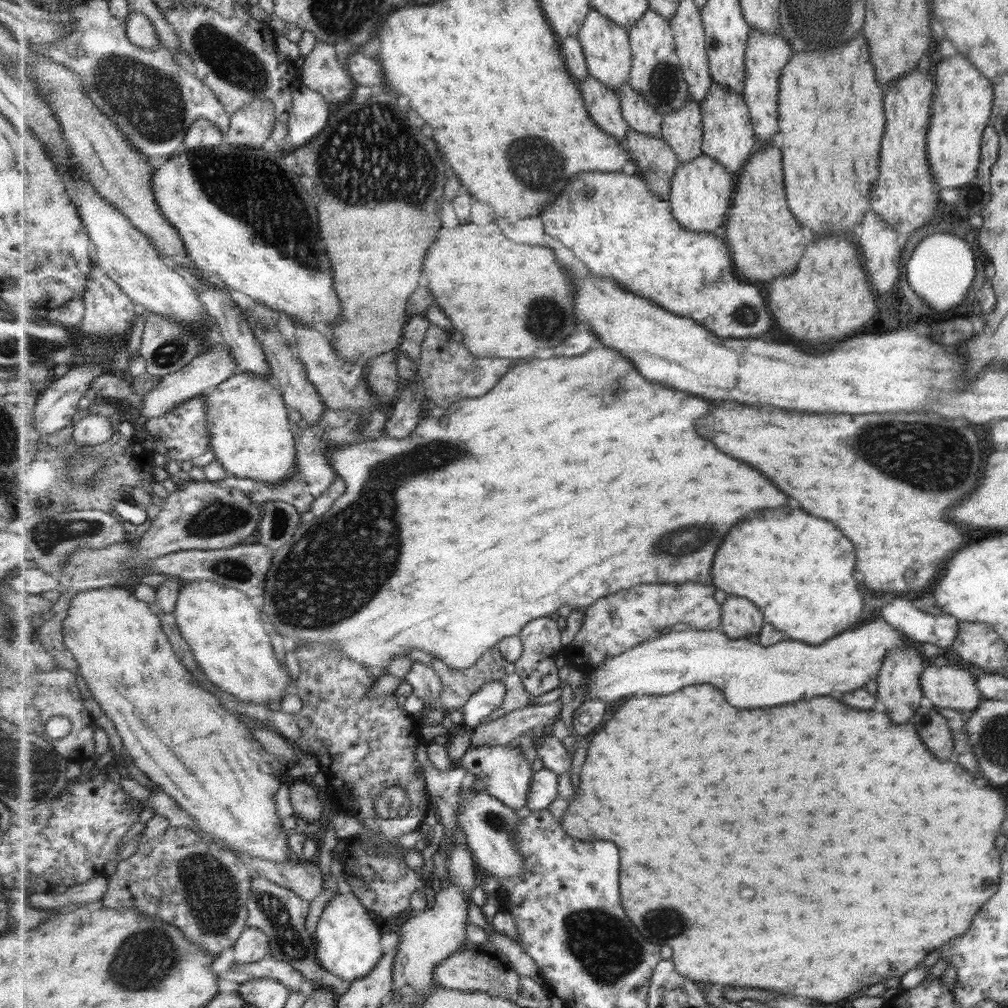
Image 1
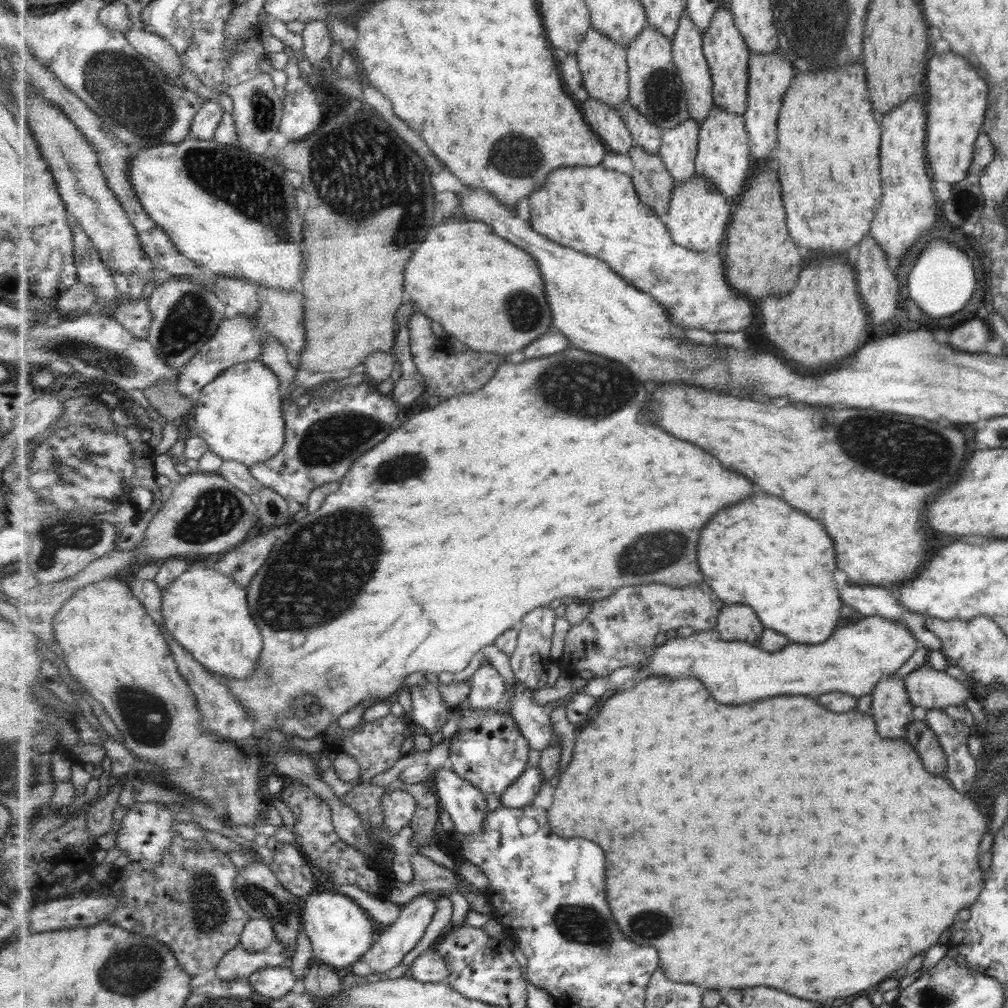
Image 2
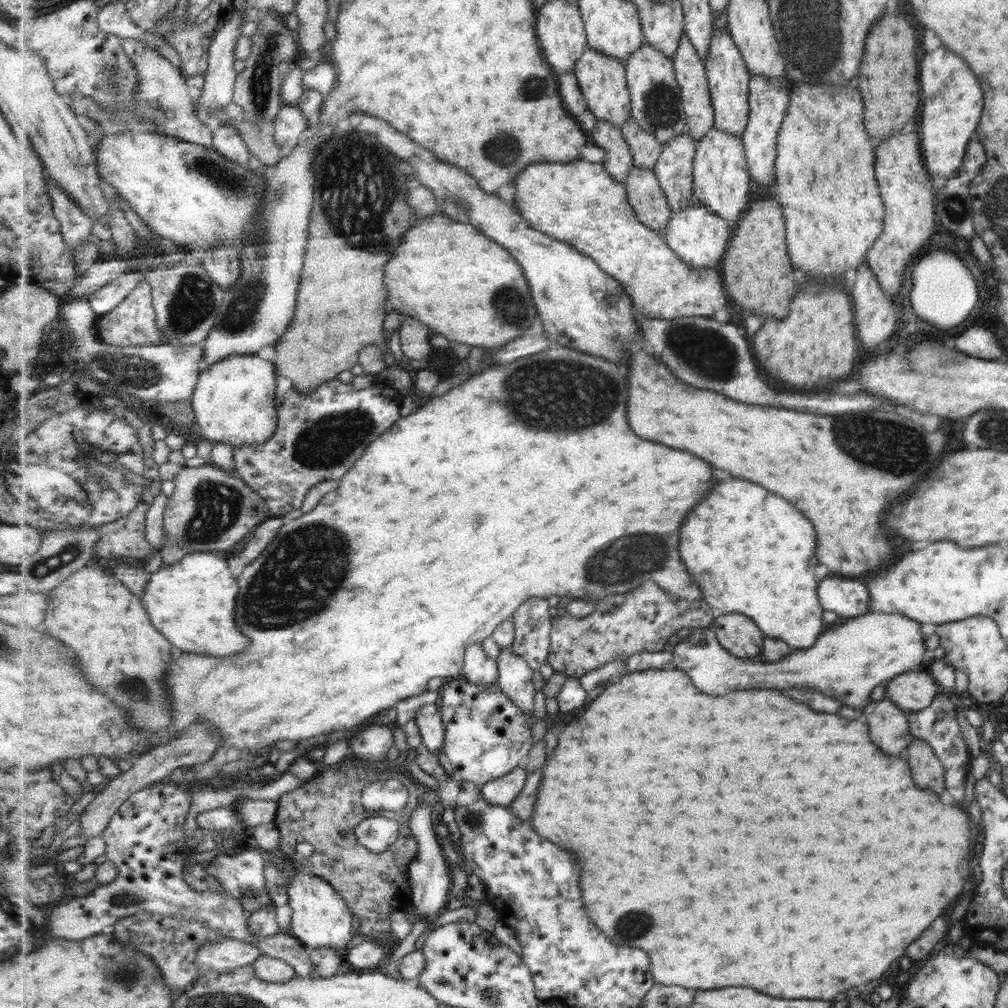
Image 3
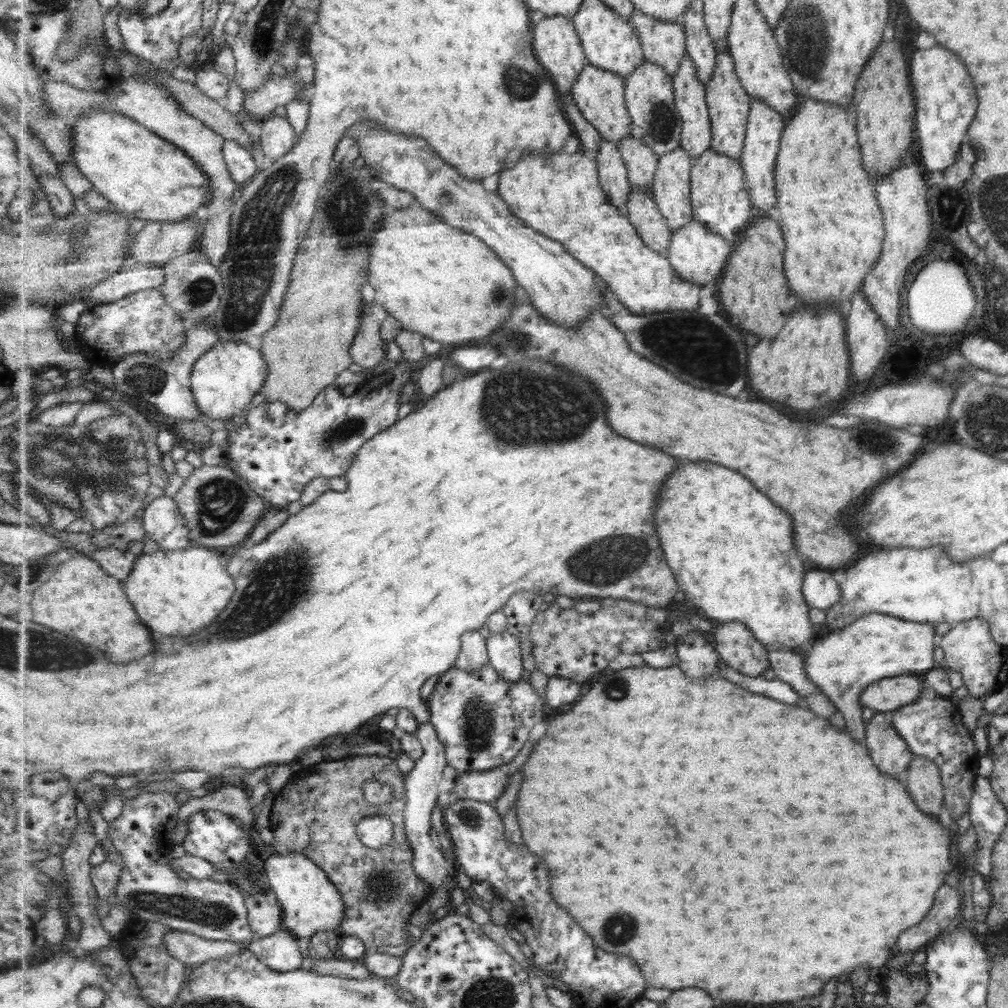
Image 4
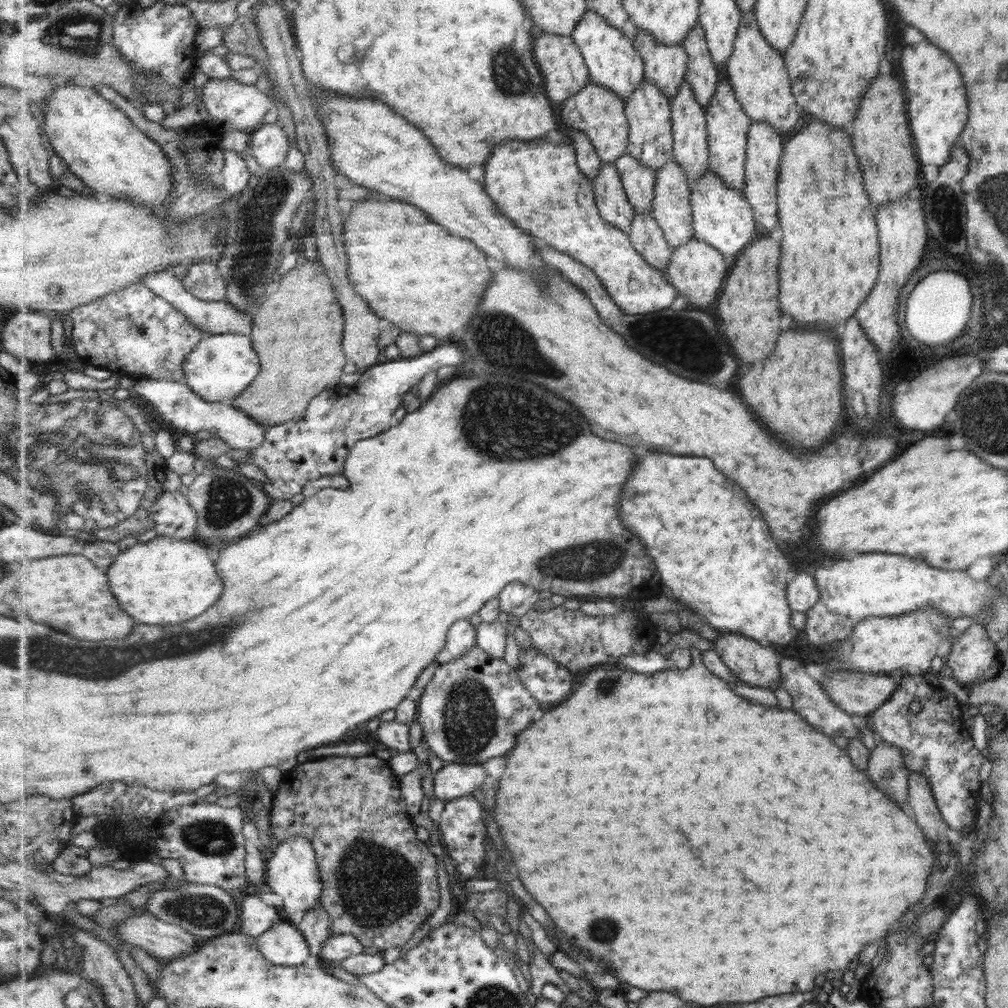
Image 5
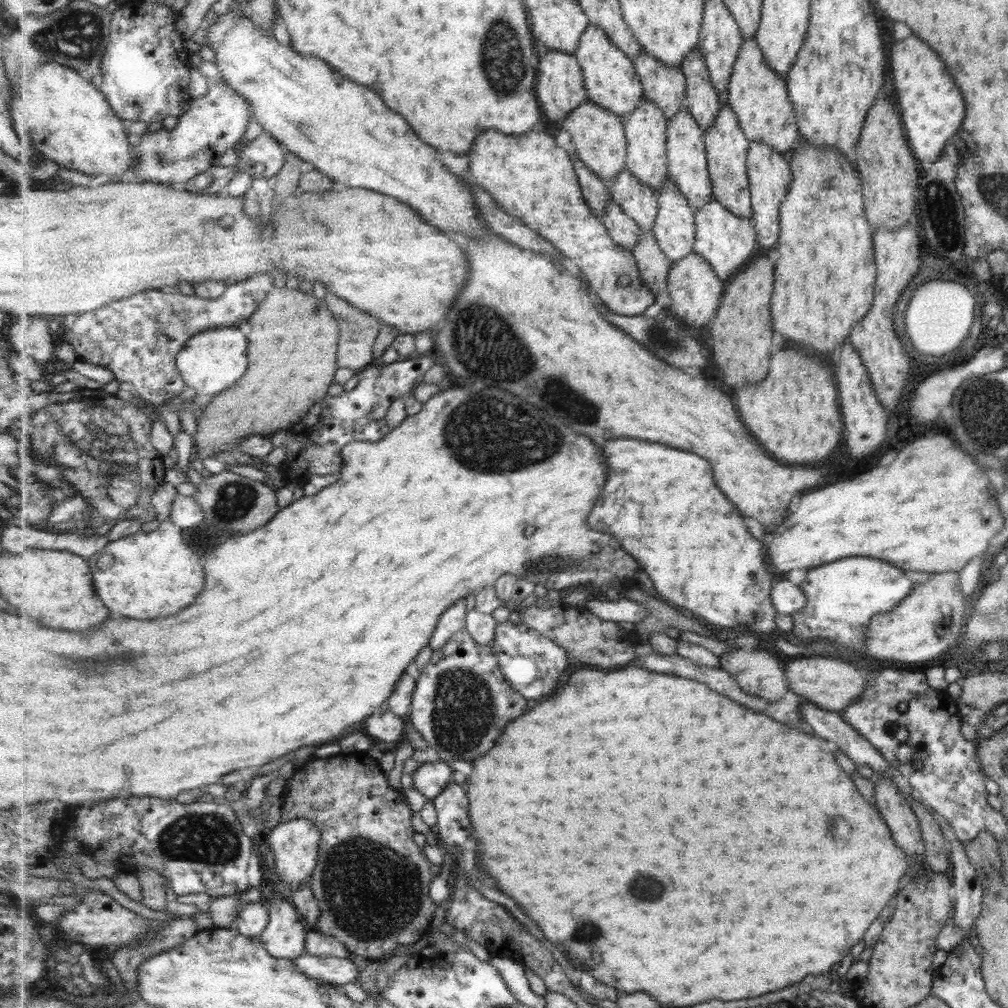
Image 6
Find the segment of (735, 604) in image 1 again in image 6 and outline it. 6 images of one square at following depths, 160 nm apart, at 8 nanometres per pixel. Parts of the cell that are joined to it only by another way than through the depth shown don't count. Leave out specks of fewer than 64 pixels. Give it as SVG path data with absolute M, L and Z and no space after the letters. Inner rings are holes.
M733 648L720 656L721 668L729 672L741 688L761 699L777 702L790 691L785 680L785 667L779 666L779 658L771 652L757 649L747 652Z

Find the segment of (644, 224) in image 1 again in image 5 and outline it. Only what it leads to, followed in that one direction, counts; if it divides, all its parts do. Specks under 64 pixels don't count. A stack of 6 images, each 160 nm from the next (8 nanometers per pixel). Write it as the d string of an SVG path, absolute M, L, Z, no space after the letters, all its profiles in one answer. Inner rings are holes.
M519 139L505 141L493 148L493 154L485 162L485 189L496 201L500 212L513 220L519 228L535 236L543 245L549 245L559 252L568 254L593 270L623 312L638 315L669 308L681 293L668 281L665 274L659 272L641 256L640 252L637 252L629 233L601 217L594 184L579 167L577 154L577 149L568 141L560 144L554 144L546 139L541 139L539 144Z

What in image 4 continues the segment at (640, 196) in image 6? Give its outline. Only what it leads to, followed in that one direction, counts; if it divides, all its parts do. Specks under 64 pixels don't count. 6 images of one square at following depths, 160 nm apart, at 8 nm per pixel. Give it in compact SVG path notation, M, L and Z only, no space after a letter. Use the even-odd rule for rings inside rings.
M631 135L620 142L619 151L627 166L632 189L652 187L660 164L660 157L653 149Z

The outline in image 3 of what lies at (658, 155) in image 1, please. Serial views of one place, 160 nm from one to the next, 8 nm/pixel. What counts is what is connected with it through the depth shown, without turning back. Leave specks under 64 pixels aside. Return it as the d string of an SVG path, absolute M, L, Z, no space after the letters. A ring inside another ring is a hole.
M634 167L625 184L639 221L665 239L673 213L655 170Z

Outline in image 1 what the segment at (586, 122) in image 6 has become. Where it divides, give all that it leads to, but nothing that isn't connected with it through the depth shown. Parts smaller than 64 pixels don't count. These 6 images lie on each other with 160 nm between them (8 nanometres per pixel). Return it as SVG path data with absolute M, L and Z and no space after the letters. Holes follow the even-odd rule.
M591 7L588 18L577 35L586 56L589 74L619 92L619 88L630 81L632 72L633 55L629 29L619 26L617 22Z

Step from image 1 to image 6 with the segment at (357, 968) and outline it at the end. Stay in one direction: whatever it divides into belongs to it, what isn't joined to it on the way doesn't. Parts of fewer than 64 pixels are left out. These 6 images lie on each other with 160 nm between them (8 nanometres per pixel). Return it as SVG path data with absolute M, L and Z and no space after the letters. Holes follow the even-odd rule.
M305 817L279 822L266 835L274 852L275 873L283 885L289 885L295 892L301 885L309 882L320 858L320 842L322 834L316 824Z

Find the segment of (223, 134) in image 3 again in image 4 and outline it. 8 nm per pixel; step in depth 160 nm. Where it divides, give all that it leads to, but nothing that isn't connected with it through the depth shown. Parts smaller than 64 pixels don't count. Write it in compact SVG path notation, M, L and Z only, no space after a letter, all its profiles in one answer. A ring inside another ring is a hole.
M226 139L223 154L229 173L237 185L245 187L258 174L257 164L250 150L242 147L237 141Z

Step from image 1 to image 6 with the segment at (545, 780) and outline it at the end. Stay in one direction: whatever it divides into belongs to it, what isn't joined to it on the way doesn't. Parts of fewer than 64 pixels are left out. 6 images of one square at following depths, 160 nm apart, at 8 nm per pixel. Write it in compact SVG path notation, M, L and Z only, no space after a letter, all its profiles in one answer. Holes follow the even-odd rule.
M441 760L423 763L417 767L412 780L414 788L422 792L430 800L436 799L445 787L453 781L453 767Z

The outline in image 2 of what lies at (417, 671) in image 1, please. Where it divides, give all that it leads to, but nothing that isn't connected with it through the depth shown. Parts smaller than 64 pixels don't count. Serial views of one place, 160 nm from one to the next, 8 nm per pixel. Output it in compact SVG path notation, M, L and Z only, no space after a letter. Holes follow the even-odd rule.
M428 682L422 687L411 687L412 712L410 725L417 724L429 734L439 732L447 720L454 716L454 710L444 702L438 684Z

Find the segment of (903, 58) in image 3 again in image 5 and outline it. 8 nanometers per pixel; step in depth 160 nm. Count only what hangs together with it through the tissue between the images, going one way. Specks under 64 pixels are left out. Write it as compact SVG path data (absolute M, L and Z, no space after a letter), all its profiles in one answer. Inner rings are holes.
M877 76L877 78L873 78L872 82L870 82L869 87L866 88L864 92L864 96L862 96L862 100L860 103L860 108L857 111L857 120L853 119L853 128L851 128L851 136L853 136L853 144L857 144L857 148L853 148L853 152L855 152L855 158L857 158L857 162L859 162L859 170L861 170L861 178L863 178L863 188L865 188L865 192L867 192L867 198L872 201L873 206L876 208L879 204L887 204L888 202L893 202L894 200L898 200L900 196L906 196L906 194L910 194L915 192L915 178L917 178L917 160L915 156L915 149L913 148L913 142L910 136L910 130L908 129L908 121L907 116L905 115L905 110L903 110L903 106L905 106L906 102L903 102L905 98L904 94L901 94L901 87L899 87L899 82L897 82L899 78L895 78L895 76Z

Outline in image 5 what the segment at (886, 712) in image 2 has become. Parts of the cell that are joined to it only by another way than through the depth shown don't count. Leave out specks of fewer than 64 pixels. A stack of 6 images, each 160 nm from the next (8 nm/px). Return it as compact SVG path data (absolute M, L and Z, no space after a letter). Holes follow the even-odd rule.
M876 740L875 747L869 752L867 766L867 776L873 780L873 786L887 794L897 806L905 806L909 771L905 769L901 751Z

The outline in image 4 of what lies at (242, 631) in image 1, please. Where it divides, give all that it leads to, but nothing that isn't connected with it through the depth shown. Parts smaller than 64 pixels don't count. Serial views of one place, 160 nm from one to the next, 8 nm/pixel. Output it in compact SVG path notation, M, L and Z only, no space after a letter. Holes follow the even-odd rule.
M189 546L179 550L160 548L153 554L139 554L133 572L123 581L123 585L129 600L151 632L171 637L189 636L213 624L213 620L226 610L236 591L236 580L231 576L226 566L219 562L219 554L207 547Z

